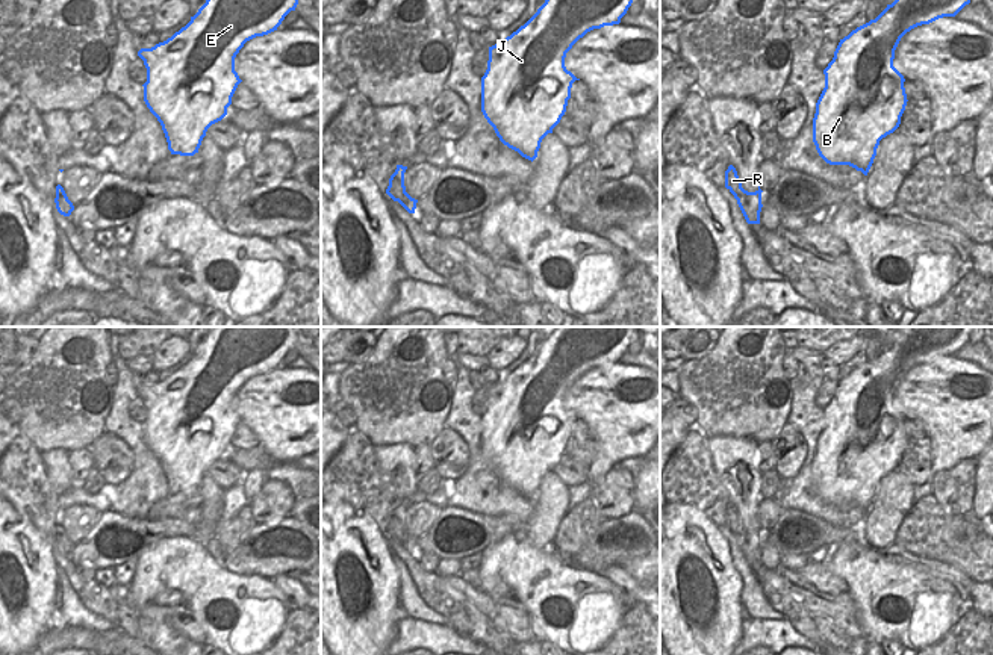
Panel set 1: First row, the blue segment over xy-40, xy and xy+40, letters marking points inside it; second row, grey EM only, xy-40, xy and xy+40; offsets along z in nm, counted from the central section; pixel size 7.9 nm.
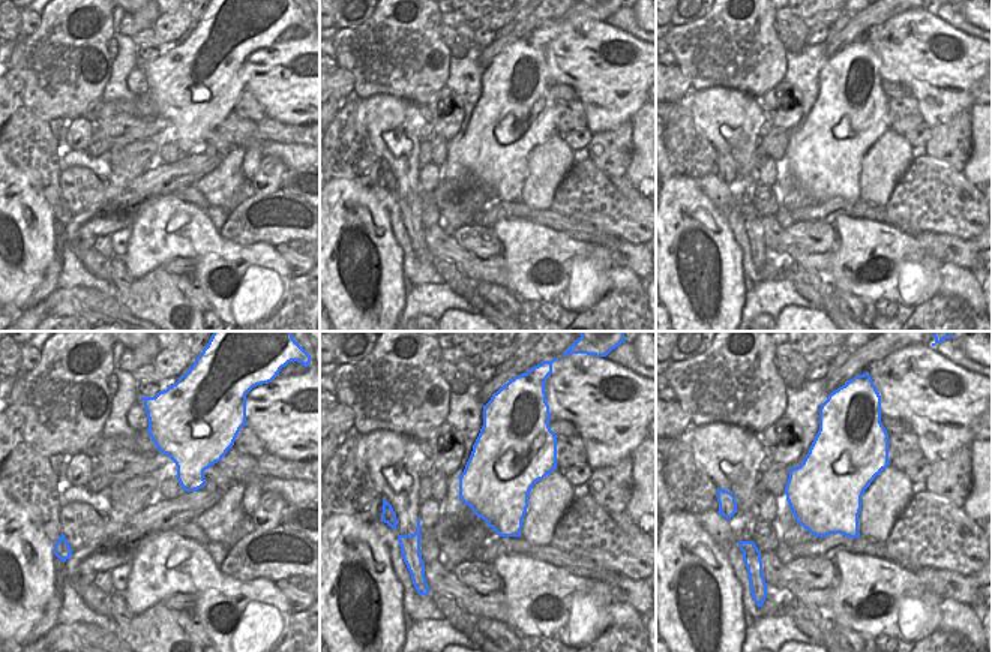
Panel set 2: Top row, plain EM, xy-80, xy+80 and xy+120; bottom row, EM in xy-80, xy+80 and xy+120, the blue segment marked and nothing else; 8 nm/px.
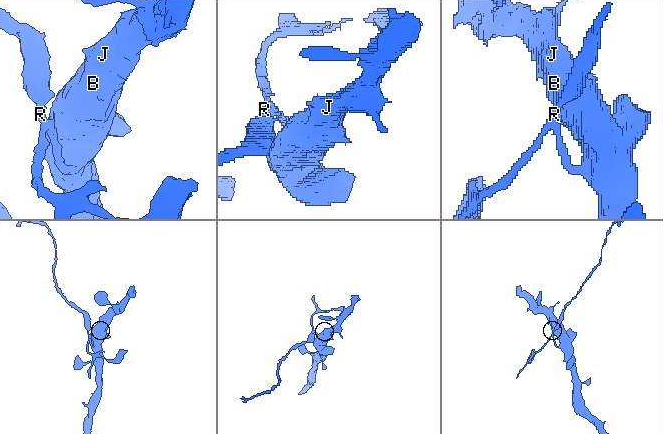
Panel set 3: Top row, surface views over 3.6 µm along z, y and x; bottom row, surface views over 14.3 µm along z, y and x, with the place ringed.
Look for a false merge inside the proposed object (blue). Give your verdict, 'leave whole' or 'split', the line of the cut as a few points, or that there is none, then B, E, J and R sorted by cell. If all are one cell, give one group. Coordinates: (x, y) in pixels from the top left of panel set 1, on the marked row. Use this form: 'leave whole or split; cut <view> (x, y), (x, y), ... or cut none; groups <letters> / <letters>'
split; cut xy (407, 194), (404, 207); groups B E J / R

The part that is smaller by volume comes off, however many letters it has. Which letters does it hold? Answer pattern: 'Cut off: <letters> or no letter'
Cut off: R

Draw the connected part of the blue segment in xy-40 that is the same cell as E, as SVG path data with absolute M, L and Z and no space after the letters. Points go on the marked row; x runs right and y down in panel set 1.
M206 0L171 38L138 51L147 68L144 101L160 123L171 154L198 153L207 129L227 115L242 82L235 71L236 54L247 41L277 30L297 5L298 0Z

